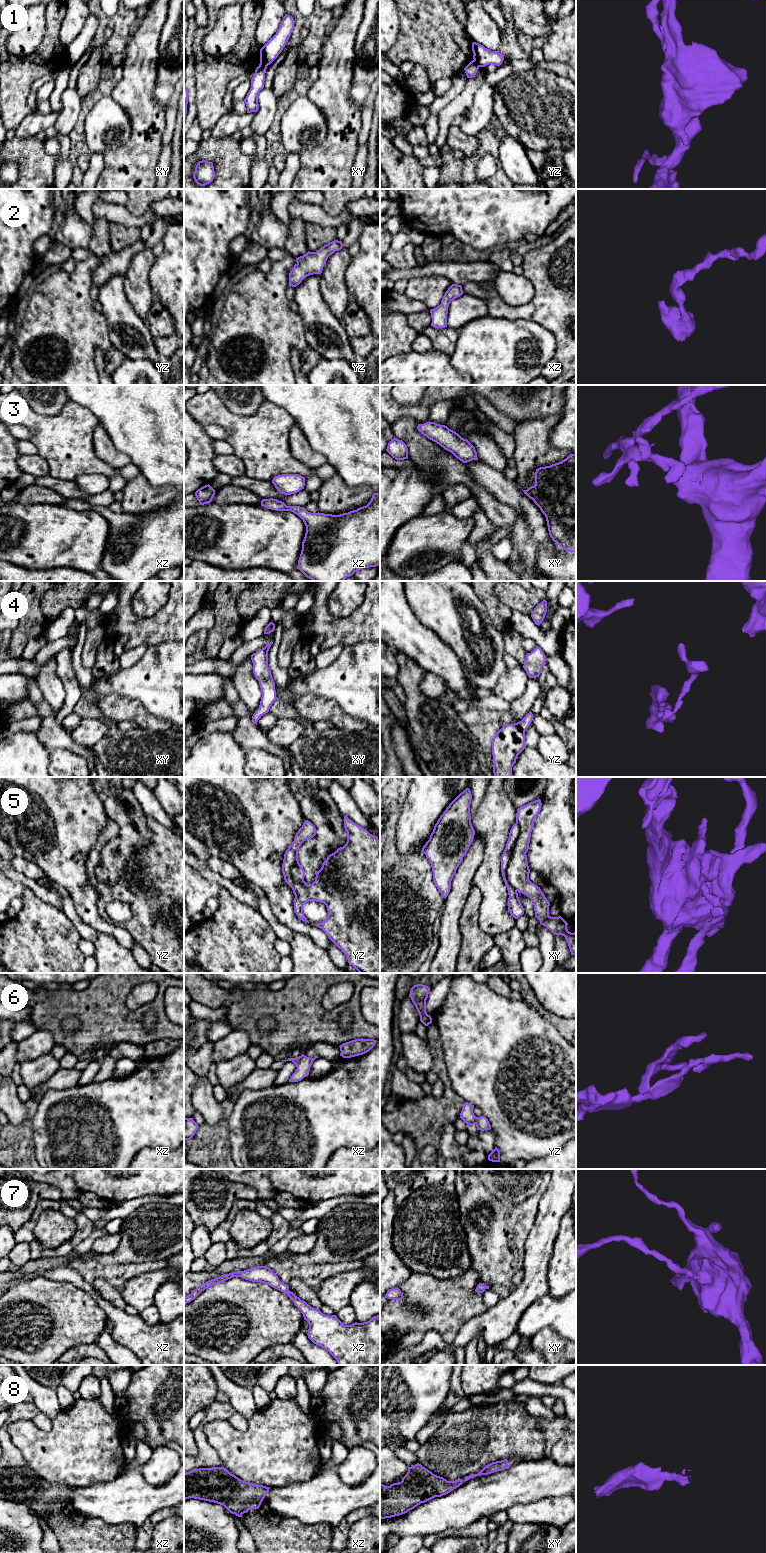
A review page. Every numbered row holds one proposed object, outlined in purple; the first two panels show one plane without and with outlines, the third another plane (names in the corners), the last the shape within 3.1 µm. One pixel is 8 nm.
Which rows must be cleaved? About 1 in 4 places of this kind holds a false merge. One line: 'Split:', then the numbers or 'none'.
Split: 1, 5

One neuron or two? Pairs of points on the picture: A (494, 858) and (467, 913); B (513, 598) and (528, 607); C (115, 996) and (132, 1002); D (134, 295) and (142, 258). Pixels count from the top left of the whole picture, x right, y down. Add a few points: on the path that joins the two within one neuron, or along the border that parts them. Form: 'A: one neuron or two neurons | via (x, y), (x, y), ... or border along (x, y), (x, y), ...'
A: two neurons | border along (473, 883), (480, 891), (481, 904), (479, 913)
B: one neuron | via (517, 598), (524, 604)
C: two neurons | border along (141, 983), (126, 999), (130, 1010)
D: one neuron | via (139, 286), (139, 267)

